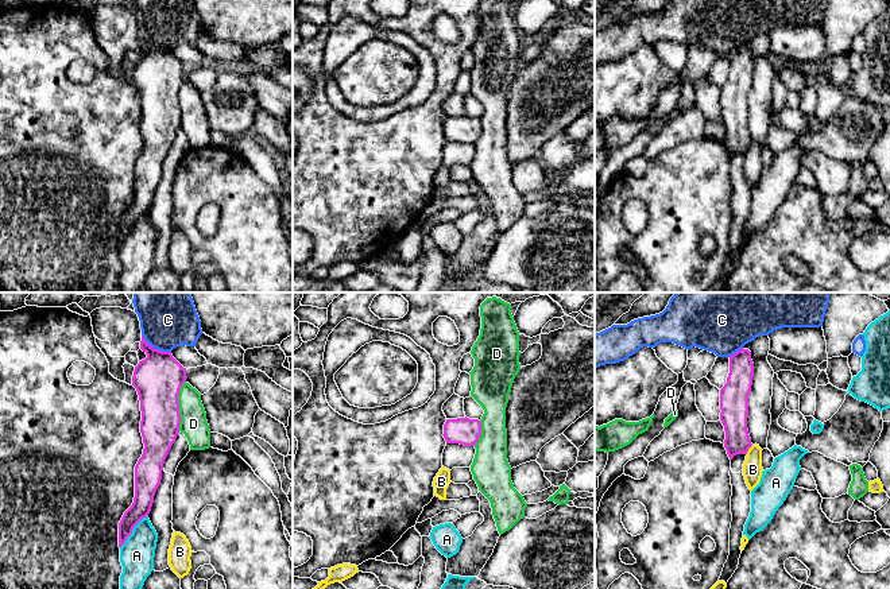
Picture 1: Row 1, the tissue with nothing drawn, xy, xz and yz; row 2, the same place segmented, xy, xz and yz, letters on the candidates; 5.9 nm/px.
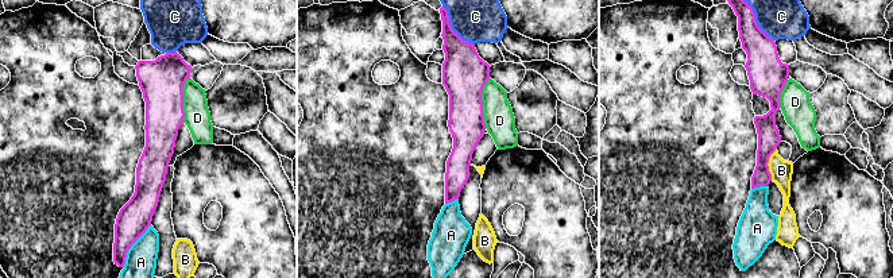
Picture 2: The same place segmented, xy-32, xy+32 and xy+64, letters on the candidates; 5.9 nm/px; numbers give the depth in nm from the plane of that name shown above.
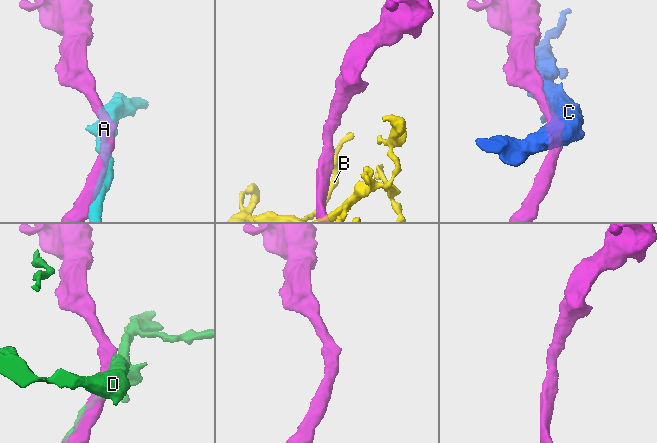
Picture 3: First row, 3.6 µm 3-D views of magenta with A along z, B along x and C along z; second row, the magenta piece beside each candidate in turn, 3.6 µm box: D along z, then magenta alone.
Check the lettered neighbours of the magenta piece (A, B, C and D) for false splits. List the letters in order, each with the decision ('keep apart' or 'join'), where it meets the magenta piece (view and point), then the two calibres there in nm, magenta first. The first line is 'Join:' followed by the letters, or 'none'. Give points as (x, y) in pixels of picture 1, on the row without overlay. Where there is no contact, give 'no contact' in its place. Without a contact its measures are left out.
Join: none
A: keep apart; meets magenta in xy at (131, 229); 120 nm thick on the magenta side, 200 nm on the other
B: keep apart; meets magenta in yz at (749, 146); 160 nm thick on the magenta side, 120 nm on the other
C: keep apart; meets magenta in xy at (155, 47); 280 nm thick on the magenta side, 280 nm on the other
D: keep apart; meets magenta in xy at (178, 104); 280 nm thick on the magenta side, 160 nm on the other

